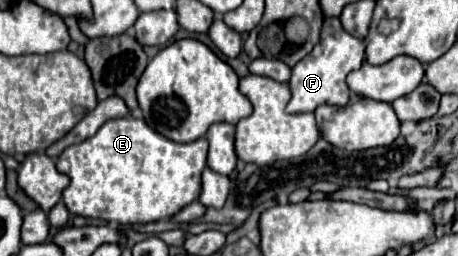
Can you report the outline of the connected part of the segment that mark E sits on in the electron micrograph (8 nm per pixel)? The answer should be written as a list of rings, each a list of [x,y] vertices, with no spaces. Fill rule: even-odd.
[[[132,116],[108,120],[92,138],[80,144],[68,146],[56,160],[56,168],[70,178],[68,188],[62,192],[62,200],[70,214],[84,218],[102,218],[106,222],[118,224],[146,224],[154,220],[172,218],[186,204],[198,200],[200,196],[200,174],[206,168],[208,140],[198,138],[188,144],[172,142],[160,132],[152,130],[144,120]]]

